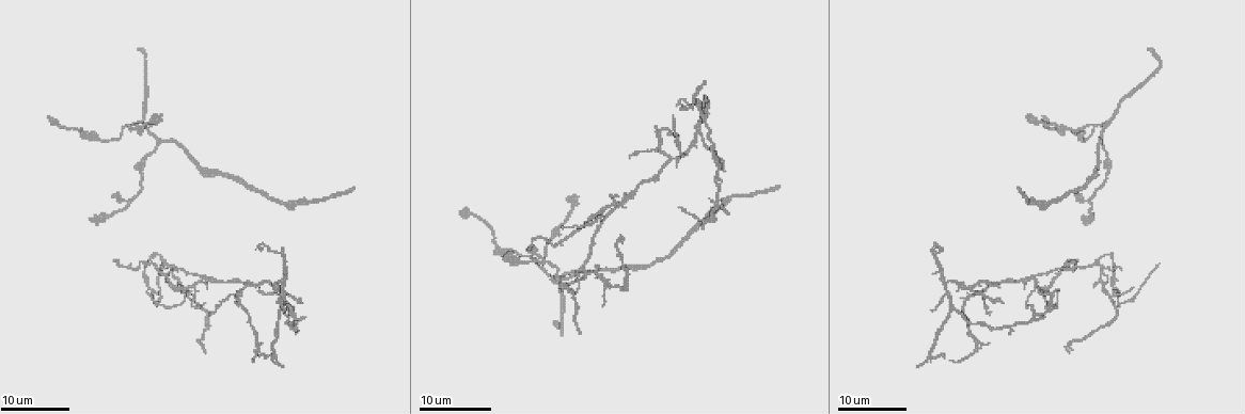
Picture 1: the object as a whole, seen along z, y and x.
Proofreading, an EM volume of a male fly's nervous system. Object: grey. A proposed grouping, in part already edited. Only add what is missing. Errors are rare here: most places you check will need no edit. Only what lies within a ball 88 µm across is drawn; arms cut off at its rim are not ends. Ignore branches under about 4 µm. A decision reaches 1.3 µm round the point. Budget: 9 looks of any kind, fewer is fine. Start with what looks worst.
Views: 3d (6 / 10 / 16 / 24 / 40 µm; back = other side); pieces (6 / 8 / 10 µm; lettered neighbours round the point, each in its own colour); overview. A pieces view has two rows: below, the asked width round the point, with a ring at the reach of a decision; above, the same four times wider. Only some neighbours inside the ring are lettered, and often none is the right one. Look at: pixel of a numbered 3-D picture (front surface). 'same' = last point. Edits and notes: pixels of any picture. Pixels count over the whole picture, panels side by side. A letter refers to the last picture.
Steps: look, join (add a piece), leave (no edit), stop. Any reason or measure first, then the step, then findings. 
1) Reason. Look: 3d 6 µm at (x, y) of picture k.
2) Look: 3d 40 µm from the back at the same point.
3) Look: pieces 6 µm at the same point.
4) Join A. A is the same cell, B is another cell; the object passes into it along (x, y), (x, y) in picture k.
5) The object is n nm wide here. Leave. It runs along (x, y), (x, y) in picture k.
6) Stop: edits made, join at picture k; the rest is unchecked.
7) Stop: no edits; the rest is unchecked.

End of a long branch. Look: 3d 16 µm at (204, 354) of picture 1.

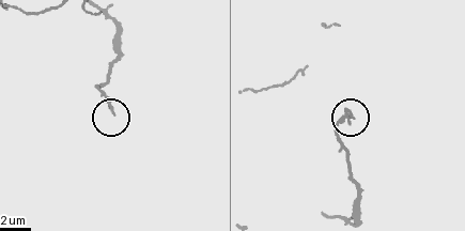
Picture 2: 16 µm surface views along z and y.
Look: 3d 6 µm at (351, 119) of picture 2.

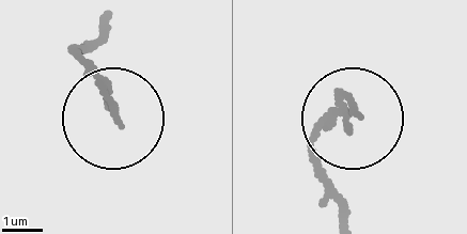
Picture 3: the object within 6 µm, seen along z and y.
What lies round it. Look: pieces 10 µm at (355, 112) of picture 3.

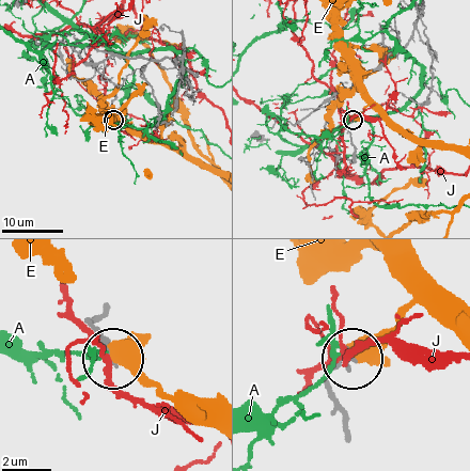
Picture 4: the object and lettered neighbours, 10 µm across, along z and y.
The object is 140 nm wide here. Leave. A, E and J are other cells; it runs along (347, 422), (329, 379), (338, 365), (351, 363) in picture 4; none of them fits.

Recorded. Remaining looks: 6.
Look: 3d 16 µm at (260, 355) of picture 1.

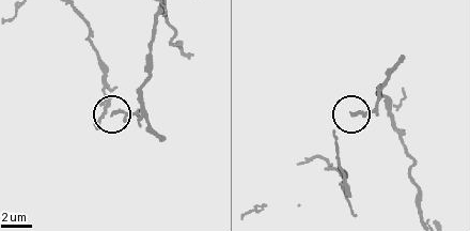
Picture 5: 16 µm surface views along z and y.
See the neighbours. Look: pieces 10 µm at (353, 114) of picture 5.

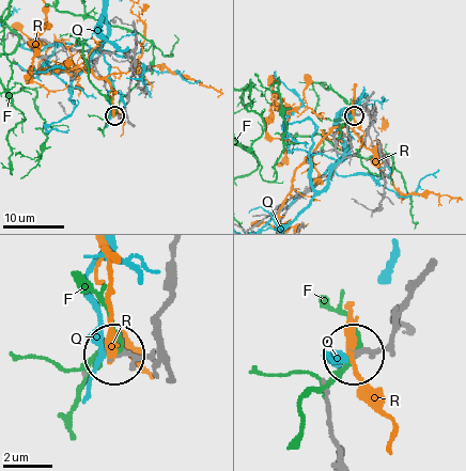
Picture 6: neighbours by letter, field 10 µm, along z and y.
Leave. F, Q and R are other cells; none of them fits.

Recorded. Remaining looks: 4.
Branch stops here. Look: 3d 24 µm at (680, 206) of picture 1.

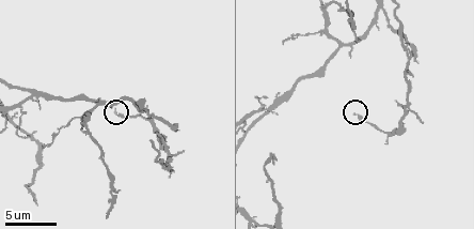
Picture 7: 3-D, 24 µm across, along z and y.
Look: pieces 8 µm at (353, 114) of picture 7.

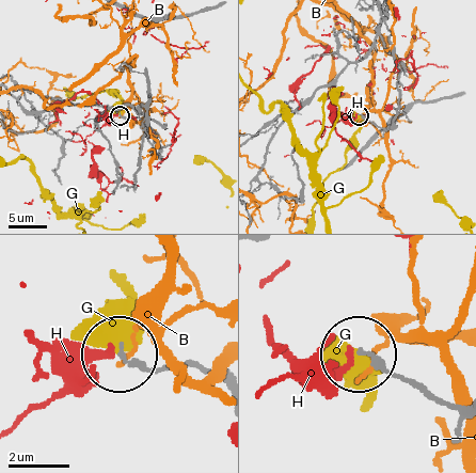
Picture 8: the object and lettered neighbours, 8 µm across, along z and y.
The object is 110 nm wide here. Leave. B, G and H are other cells; no lettered piece goes on from it.

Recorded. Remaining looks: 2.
Tapers out. Look: 3d 16 µm at (581, 332) of picture 1.

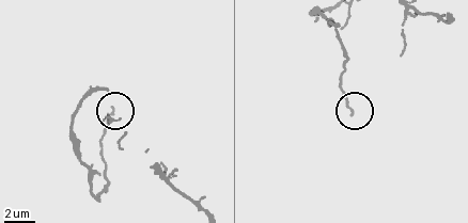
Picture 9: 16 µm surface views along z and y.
Look: pieces 10 µm at (354, 110) of picture 9.

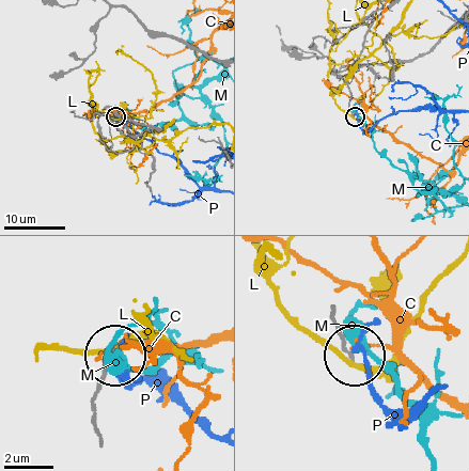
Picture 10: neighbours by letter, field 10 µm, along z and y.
Leave. C, L, M and P are other cells; it runs along (335, 311), (335, 327), (352, 354) in picture 10; no lettered piece goes on from it.

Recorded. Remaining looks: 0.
Stop: no edits; the rest is unchecked.

